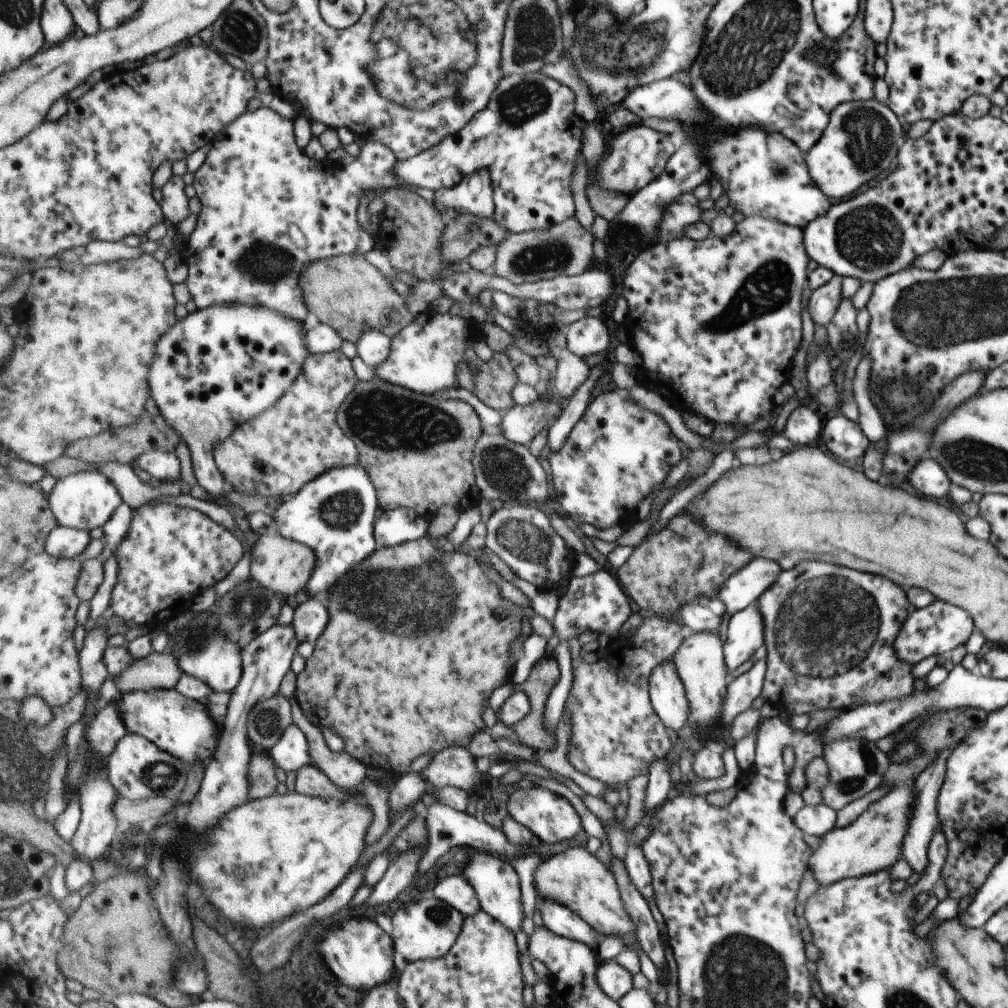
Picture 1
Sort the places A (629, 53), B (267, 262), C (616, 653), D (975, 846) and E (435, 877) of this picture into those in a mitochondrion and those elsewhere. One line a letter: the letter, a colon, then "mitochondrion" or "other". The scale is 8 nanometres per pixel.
A: mitochondrion
B: mitochondrion
C: other
D: other
E: other

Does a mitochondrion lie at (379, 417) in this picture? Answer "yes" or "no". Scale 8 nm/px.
yes

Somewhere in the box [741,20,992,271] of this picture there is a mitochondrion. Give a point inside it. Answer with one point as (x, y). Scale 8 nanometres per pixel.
(866, 133)

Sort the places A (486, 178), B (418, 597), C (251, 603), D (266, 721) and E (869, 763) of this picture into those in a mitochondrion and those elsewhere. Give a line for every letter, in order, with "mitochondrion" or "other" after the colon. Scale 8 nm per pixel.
A: other
B: mitochondrion
C: mitochondrion
D: mitochondrion
E: mitochondrion

